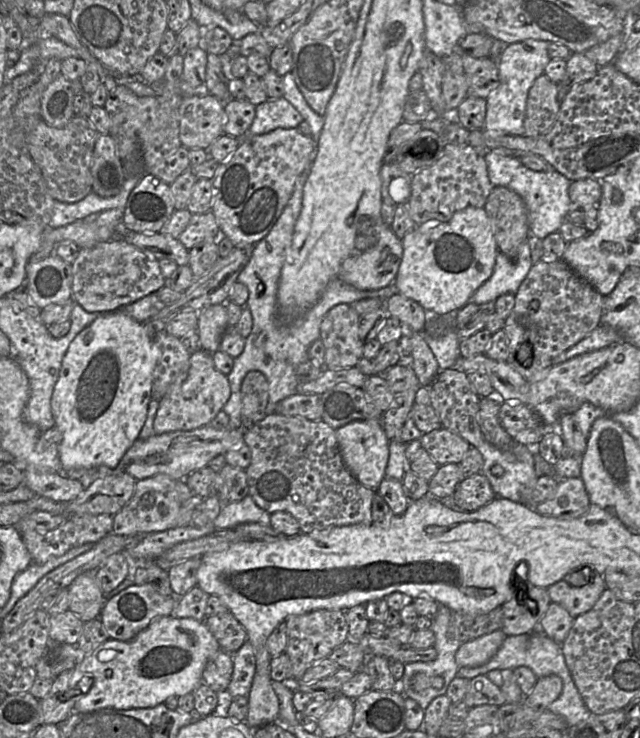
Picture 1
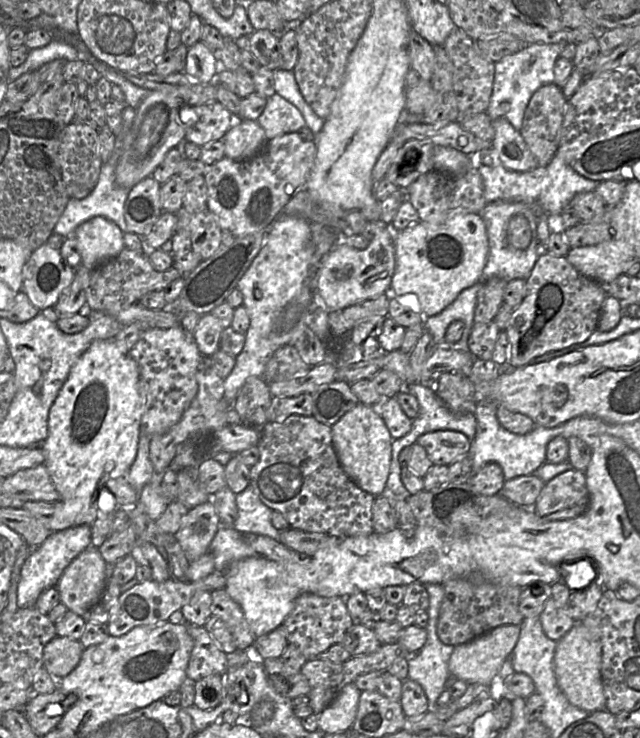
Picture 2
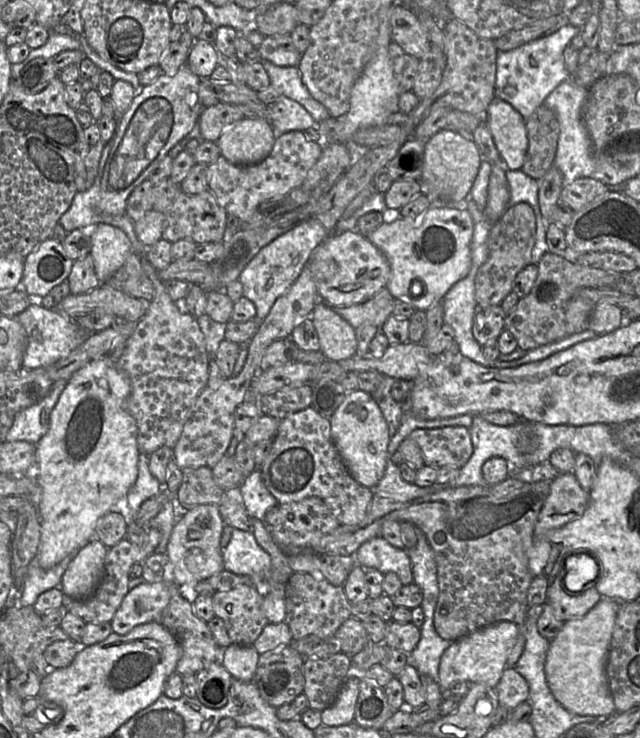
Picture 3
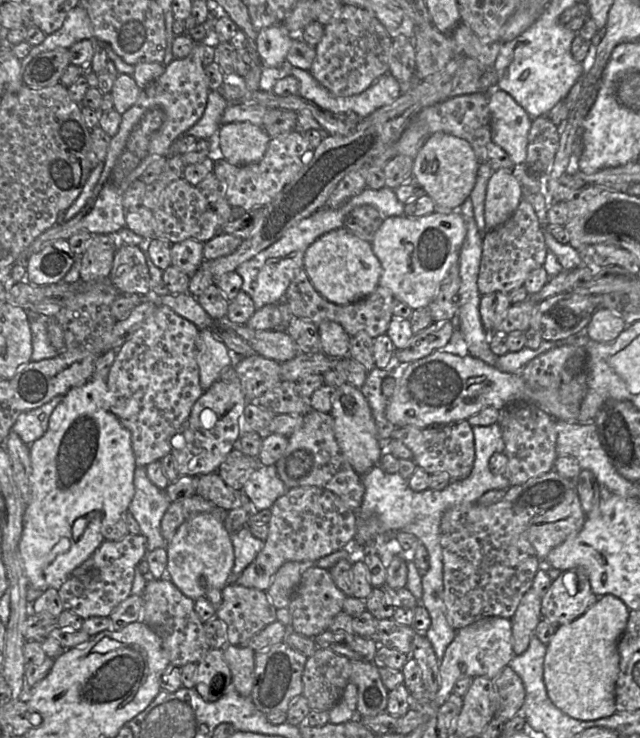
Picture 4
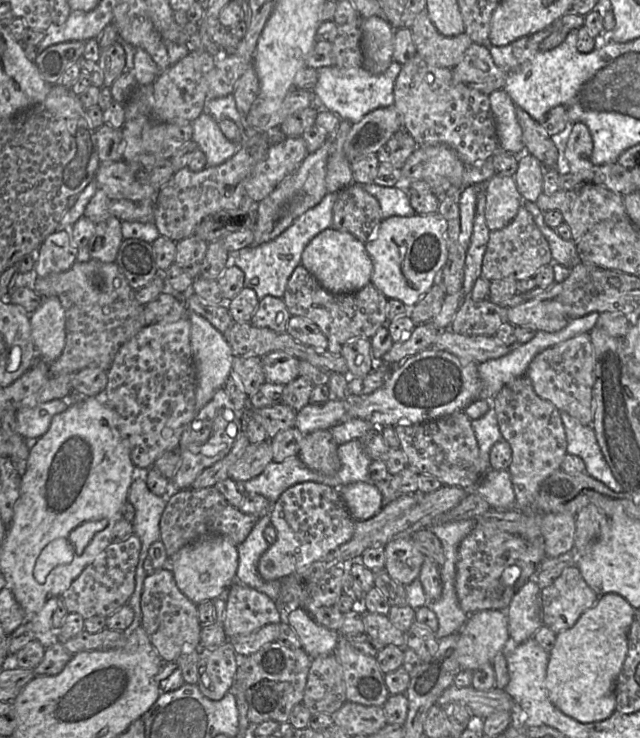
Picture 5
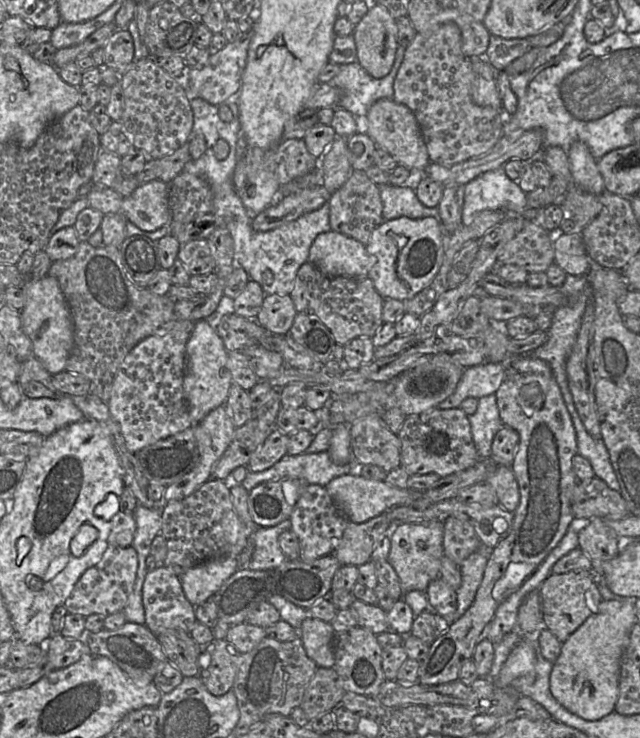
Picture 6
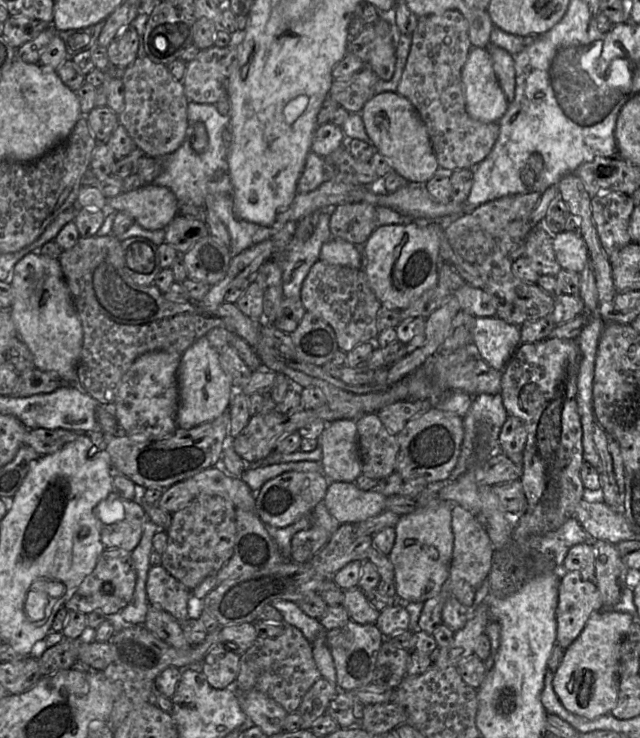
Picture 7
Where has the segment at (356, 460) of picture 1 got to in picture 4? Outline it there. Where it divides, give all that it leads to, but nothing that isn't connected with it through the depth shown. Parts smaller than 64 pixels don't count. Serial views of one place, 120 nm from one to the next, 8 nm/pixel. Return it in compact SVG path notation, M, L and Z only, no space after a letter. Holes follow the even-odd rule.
M347 383L337 386L330 414L334 420L335 439L343 455L358 475L365 475L379 463L382 448L371 409L360 388Z

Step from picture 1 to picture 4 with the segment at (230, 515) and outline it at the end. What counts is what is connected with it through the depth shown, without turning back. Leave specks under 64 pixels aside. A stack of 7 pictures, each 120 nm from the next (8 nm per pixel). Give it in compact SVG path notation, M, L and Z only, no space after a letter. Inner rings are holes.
M260 465L243 486L243 491L253 503L255 511L270 509L288 490L278 476L275 465Z

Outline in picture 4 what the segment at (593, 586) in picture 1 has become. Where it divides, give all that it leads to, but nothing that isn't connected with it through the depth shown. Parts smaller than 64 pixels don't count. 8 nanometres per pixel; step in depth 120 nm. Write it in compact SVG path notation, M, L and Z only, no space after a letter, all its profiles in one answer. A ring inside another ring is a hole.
M573 568L580 577L578 578L578 591L575 595L571 595L564 585L564 571L561 571L559 576L551 583L550 588L541 600L541 615L551 623L557 626L570 623L584 614L598 599L590 586L587 573L582 568Z

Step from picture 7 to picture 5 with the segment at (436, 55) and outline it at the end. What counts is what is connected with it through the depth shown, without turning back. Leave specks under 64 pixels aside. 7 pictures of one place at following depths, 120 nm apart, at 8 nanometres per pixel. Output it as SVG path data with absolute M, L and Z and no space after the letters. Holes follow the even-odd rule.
M418 53L401 67L394 84L393 105L417 146L447 145L465 165L480 163L498 149L489 96L455 82L450 68L431 66Z

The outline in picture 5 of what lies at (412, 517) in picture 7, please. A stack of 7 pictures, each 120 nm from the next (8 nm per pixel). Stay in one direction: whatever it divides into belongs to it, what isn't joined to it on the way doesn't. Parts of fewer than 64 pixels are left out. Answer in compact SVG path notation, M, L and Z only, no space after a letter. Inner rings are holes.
M410 537L390 541L385 546L385 569L404 586L419 578L425 558Z

